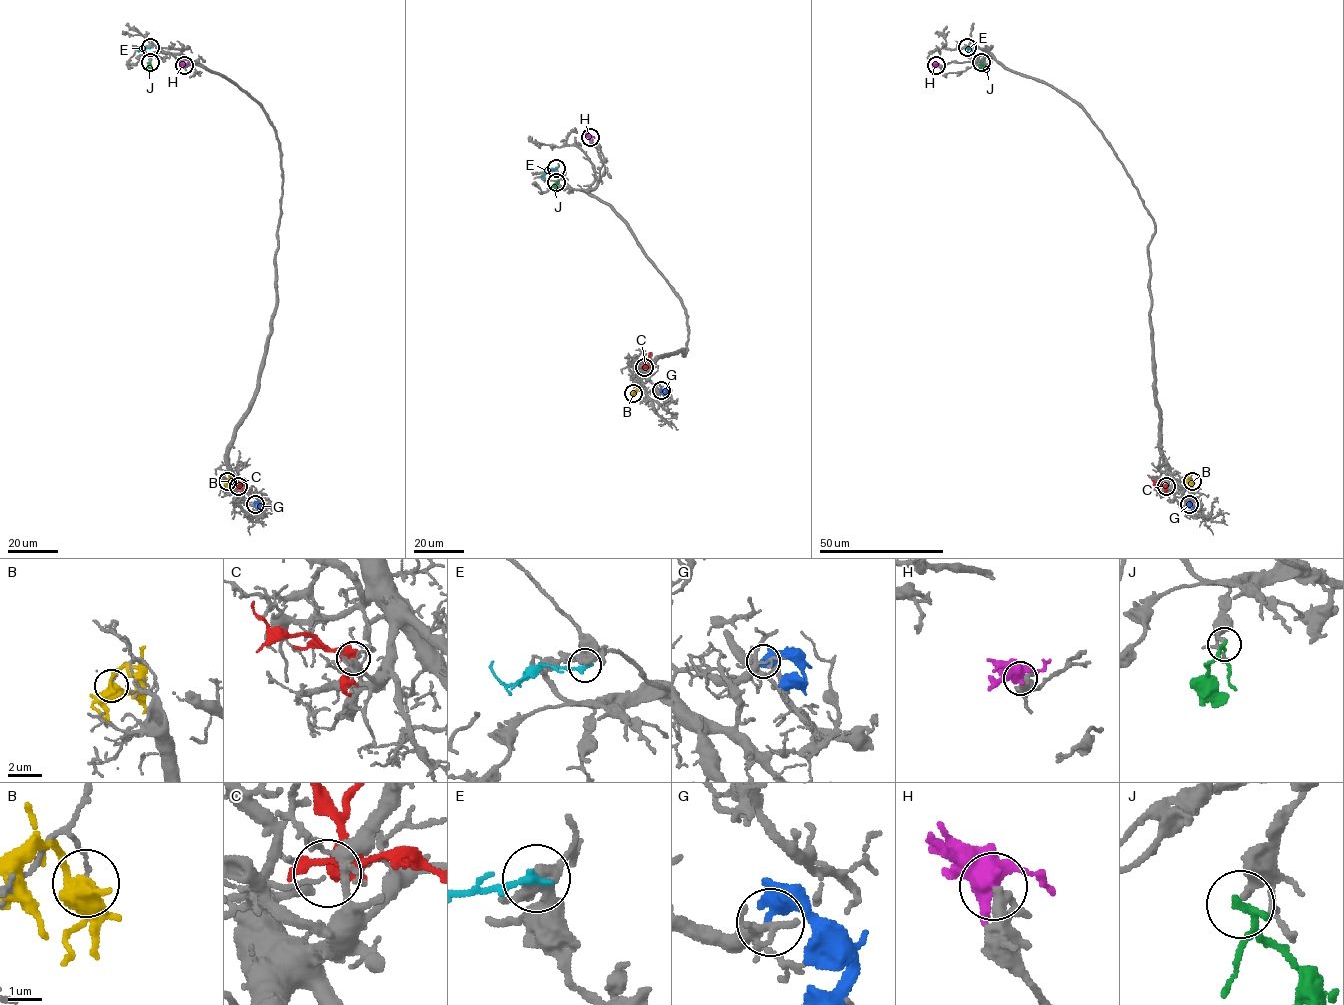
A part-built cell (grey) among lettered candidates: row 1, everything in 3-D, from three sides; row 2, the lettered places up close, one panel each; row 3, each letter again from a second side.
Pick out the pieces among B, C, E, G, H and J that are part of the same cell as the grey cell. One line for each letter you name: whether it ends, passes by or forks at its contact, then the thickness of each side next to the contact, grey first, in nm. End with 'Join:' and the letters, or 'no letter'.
Join: no letter

